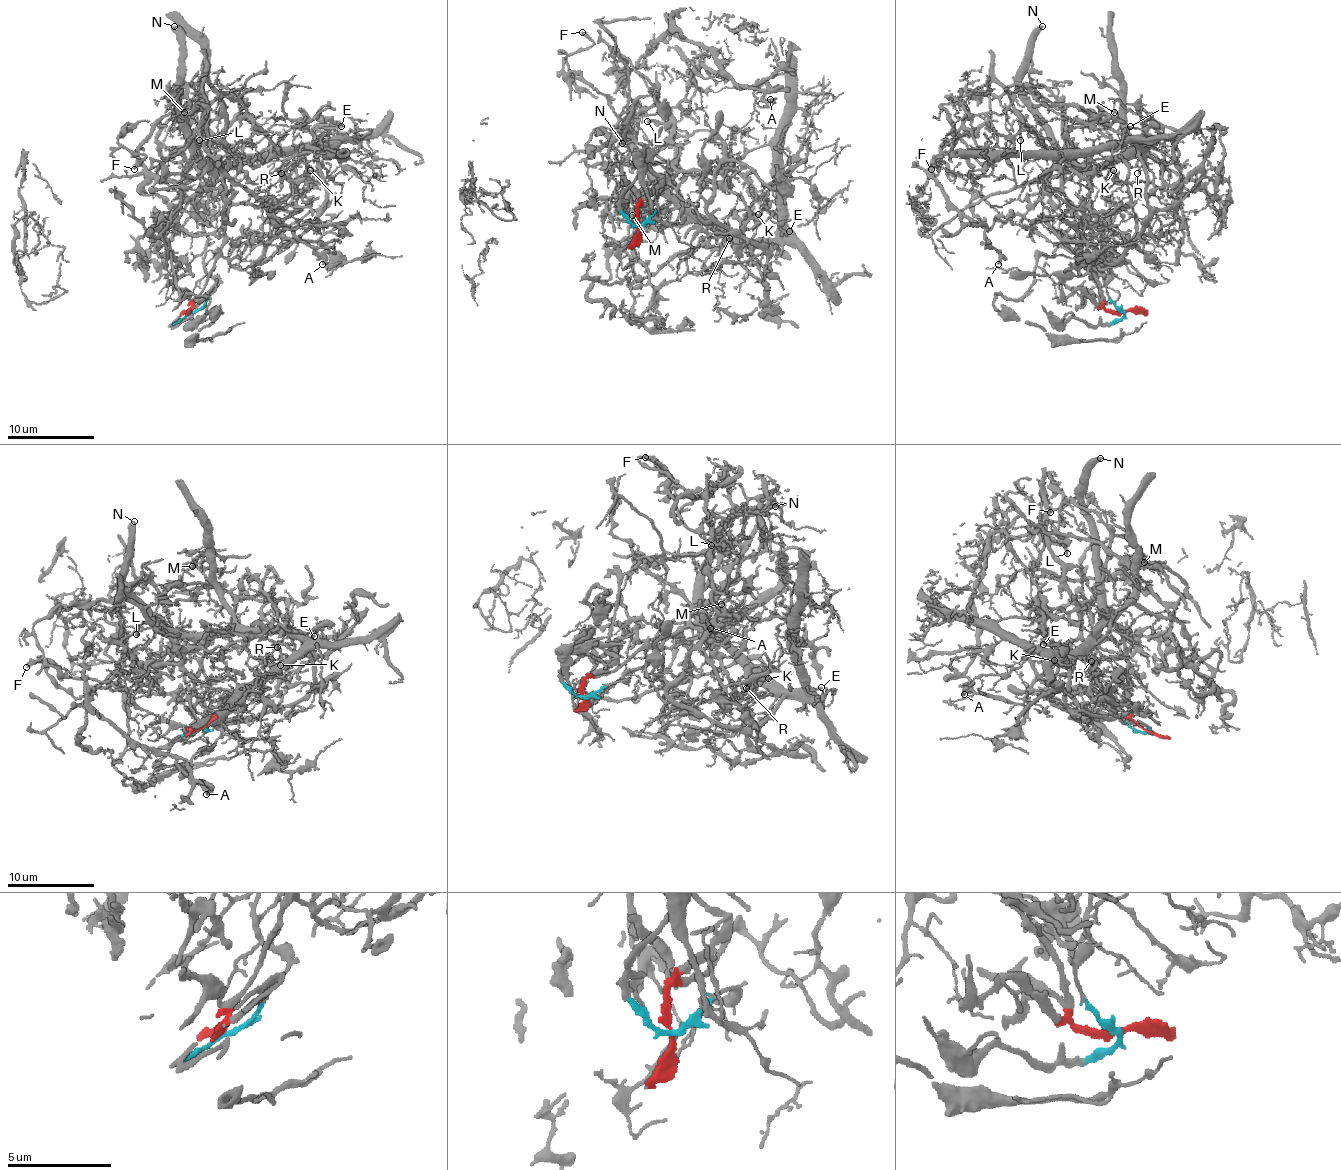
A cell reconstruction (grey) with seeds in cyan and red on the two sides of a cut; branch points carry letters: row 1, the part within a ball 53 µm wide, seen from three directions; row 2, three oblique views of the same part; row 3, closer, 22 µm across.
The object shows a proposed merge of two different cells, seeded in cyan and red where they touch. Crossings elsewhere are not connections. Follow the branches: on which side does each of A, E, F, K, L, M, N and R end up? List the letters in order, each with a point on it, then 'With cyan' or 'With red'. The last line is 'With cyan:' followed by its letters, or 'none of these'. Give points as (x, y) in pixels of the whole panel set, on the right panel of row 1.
A: Place: (998, 264). With cyan
E: Place: (1130, 126). With cyan
F: Place: (931, 169). With red
K: Place: (1113, 170). With red
L: Place: (1020, 140). With red
M: Place: (1114, 112). With cyan
N: Place: (1042, 26). With cyan
R: Place: (1137, 173). With cyan
With cyan: A, E, M, N, R

